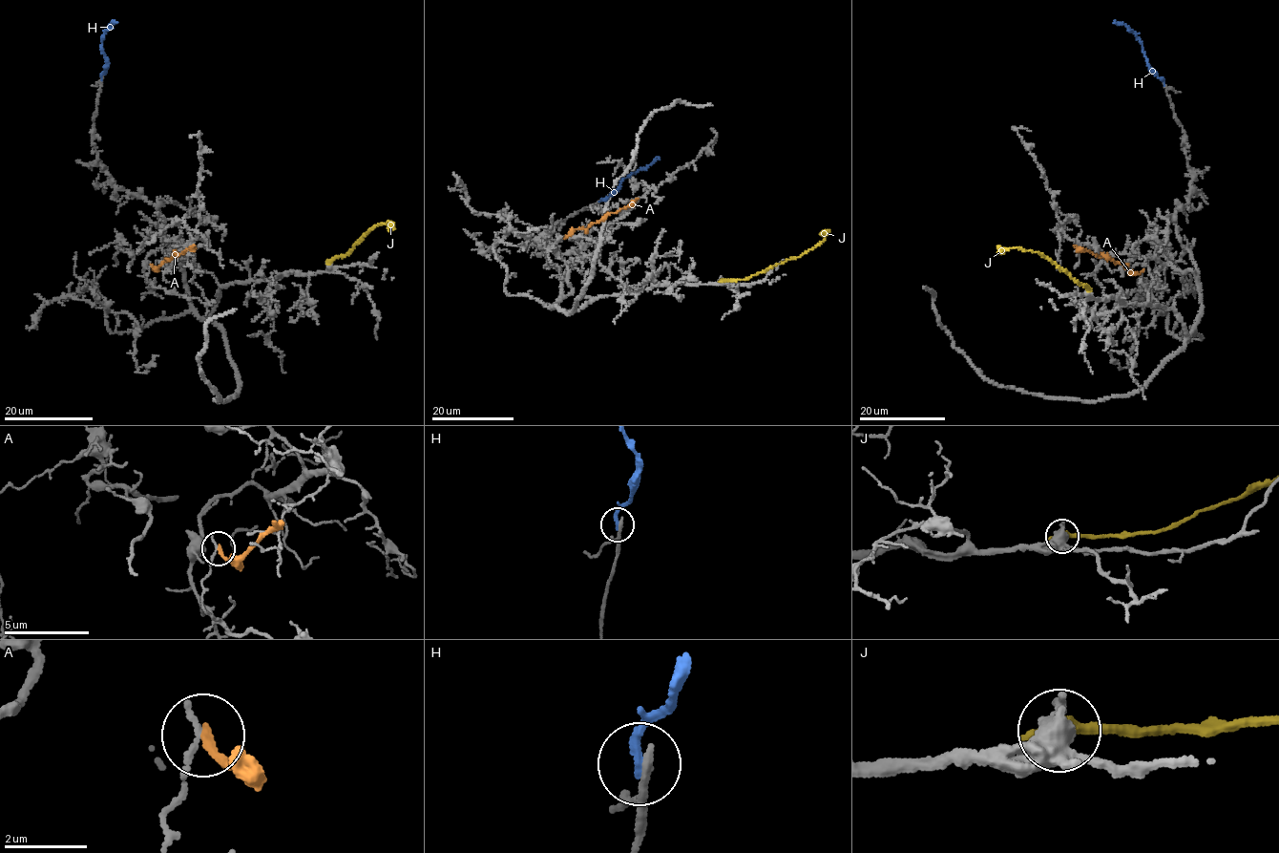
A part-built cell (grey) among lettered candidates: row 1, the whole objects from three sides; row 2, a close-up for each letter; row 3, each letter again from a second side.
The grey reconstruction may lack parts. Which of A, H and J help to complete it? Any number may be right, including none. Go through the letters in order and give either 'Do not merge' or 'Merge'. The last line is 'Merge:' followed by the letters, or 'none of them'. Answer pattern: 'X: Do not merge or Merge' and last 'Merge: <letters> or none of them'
A: Do not merge
H: Do not merge
J: Do not merge
Merge: none of them

